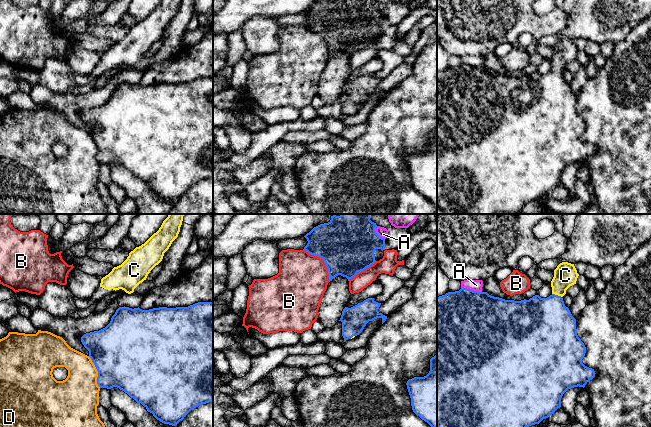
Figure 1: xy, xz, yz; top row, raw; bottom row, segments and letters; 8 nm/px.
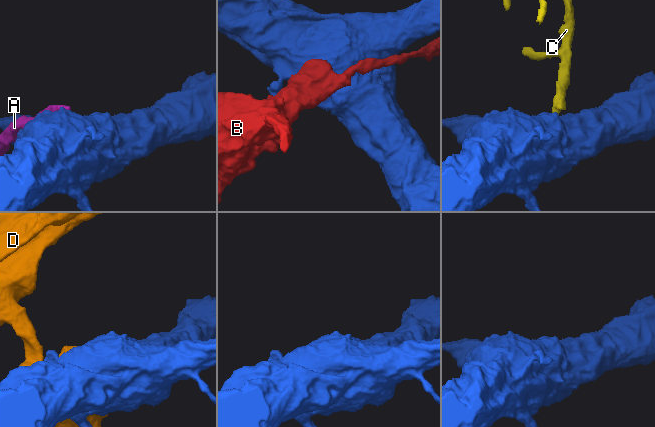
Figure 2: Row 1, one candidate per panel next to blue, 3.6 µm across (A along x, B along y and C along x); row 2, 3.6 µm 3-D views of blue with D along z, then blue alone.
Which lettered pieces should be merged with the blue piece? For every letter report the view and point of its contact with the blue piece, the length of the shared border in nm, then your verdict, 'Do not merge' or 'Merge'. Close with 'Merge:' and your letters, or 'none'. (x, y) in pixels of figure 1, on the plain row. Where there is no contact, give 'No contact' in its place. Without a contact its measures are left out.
A: Touches blue at yz (471, 66). Shared border 170 nm. Do not merge
B: Touches blue at xz (323, 36). Shared border 340 nm. Do not merge
C: Touches blue at yz (557, 71). Shared border 90 nm. Merge
D: Touches blue at xy (98, 148). Shared border 280 nm. Do not merge
Merge: C

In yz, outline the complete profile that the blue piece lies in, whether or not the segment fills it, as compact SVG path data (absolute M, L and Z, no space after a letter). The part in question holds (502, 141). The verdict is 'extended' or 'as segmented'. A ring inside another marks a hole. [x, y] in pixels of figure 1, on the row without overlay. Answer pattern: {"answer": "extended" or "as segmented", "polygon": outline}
{"answer": "extended", "polygon": "M560 39L554 46L551 57L552 70L547 74L535 71L529 76L505 76L489 71L487 68L473 67L461 64L459 67L448 68L437 73L437 204L446 212L452 214L498 214L517 213L522 211L525 204L539 200L561 183L563 170L574 163L585 163L595 153L595 147L585 142L582 135L586 129L586 123L577 111L576 95L565 82L563 72L566 66L576 60L579 50L574 40Z"}

